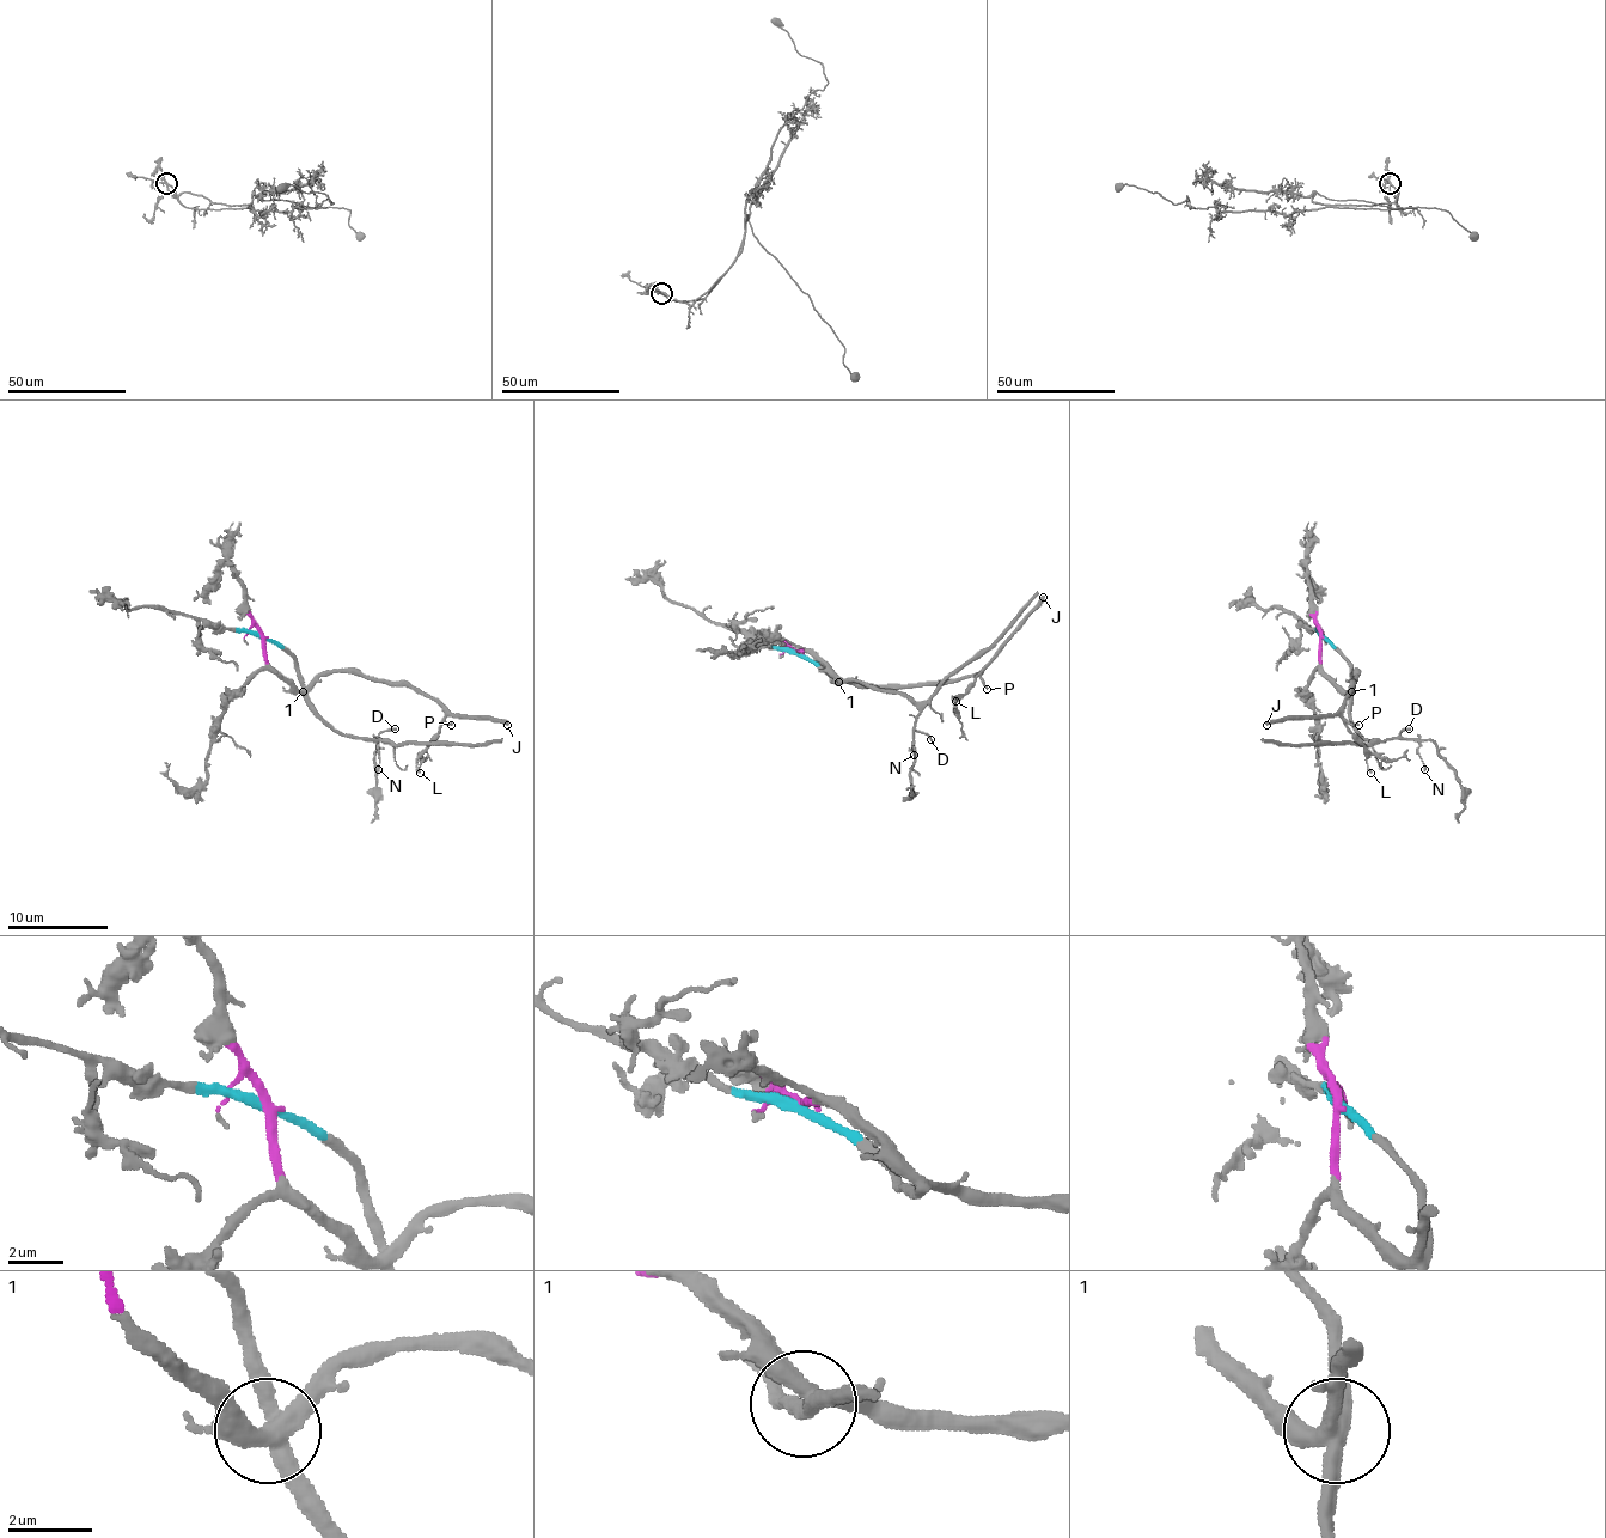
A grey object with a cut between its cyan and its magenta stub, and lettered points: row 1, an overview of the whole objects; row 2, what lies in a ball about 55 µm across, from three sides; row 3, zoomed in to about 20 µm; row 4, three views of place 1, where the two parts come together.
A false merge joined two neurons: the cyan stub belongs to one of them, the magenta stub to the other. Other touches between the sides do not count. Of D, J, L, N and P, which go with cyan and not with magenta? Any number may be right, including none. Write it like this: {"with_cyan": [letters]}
{"with_cyan": ["D", "N"]}

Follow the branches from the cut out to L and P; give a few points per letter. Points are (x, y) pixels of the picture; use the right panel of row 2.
L: (1321, 635), (1321, 667), (1347, 690), (1354, 672), (1342, 720), (1365, 748), (1372, 773)
P: (1321, 635), (1321, 667), (1344, 690), (1354, 672), (1342, 715), (1359, 725)

